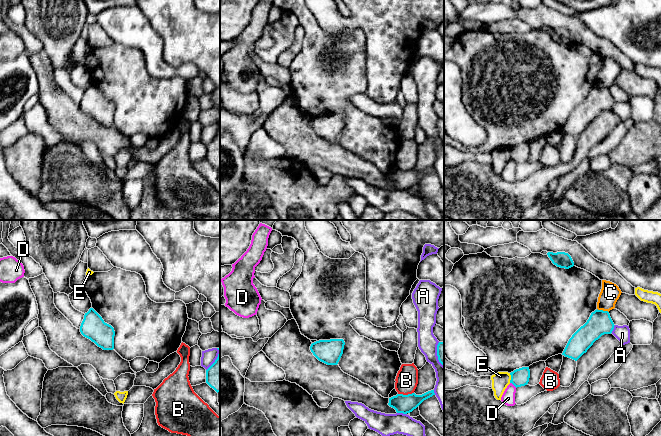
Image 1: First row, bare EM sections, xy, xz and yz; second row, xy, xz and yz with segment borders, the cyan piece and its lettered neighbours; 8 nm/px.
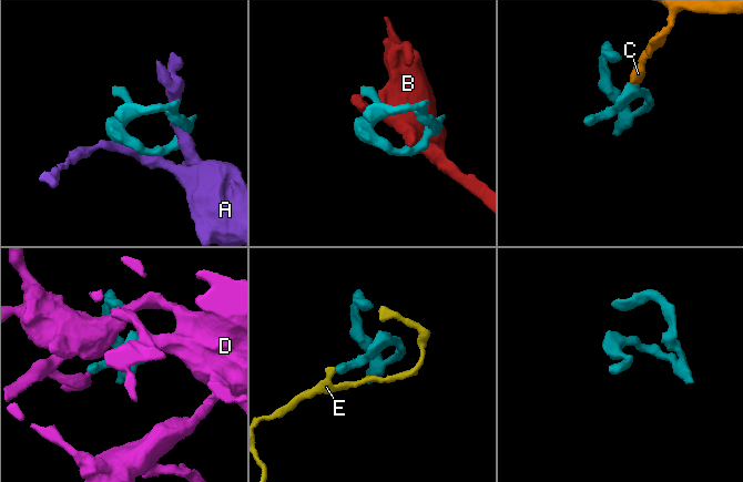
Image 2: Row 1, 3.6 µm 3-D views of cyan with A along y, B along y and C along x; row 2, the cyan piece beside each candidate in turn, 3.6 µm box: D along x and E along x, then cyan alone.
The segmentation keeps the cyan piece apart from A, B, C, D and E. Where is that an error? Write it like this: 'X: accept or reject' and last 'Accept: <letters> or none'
A: reject
B: reject
C: reject
D: reject
E: reject
Accept: none

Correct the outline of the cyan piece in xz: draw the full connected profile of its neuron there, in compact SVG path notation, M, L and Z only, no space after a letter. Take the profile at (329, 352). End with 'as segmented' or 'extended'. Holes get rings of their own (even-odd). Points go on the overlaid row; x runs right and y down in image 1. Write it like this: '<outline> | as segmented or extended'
M343 339L319 340L311 344L313 355L327 365L337 365L344 349Z | as segmented

